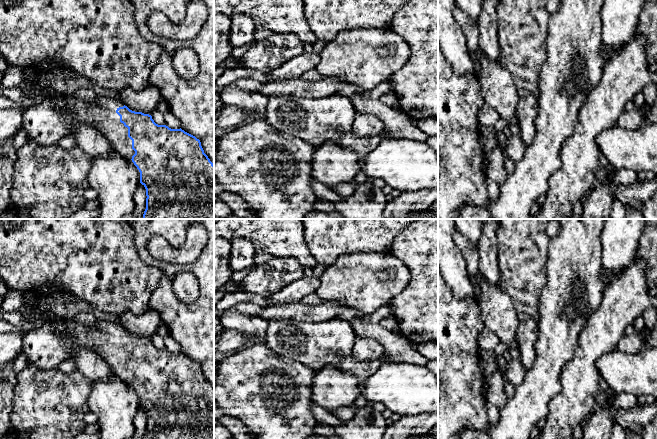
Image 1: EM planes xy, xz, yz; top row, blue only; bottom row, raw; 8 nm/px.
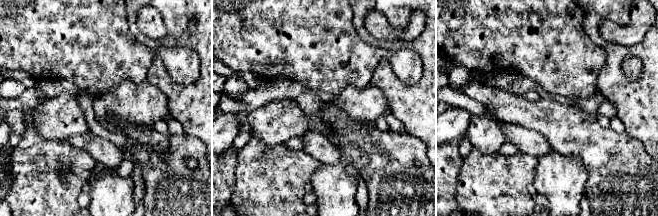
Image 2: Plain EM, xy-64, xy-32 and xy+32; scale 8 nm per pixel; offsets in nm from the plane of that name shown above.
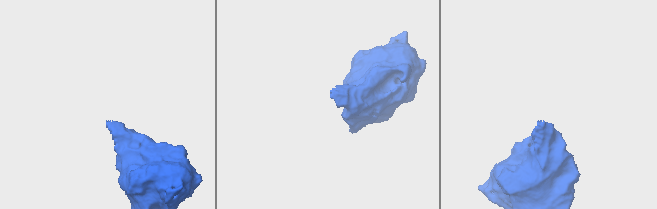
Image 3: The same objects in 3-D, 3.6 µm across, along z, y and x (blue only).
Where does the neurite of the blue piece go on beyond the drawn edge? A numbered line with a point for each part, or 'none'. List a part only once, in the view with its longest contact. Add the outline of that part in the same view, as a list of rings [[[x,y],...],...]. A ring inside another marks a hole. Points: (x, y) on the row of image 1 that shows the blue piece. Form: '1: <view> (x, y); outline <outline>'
1: xy (102, 115); outline [[[50,92],[46,100],[54,104],[54,109],[59,114],[67,114],[79,123],[95,127],[117,153],[132,159],[135,151],[132,149],[132,140],[128,137],[128,128],[120,122],[120,116],[116,113],[119,107],[124,106],[123,103],[115,98],[98,97],[89,105],[74,95]]]

